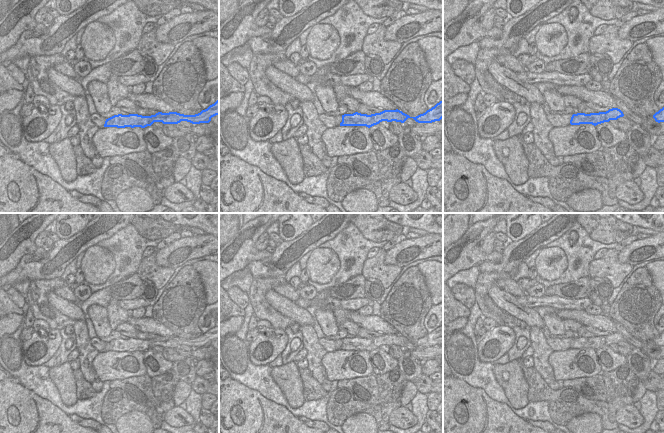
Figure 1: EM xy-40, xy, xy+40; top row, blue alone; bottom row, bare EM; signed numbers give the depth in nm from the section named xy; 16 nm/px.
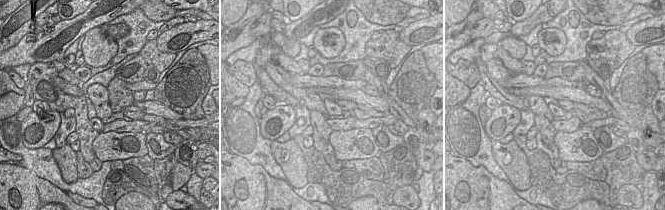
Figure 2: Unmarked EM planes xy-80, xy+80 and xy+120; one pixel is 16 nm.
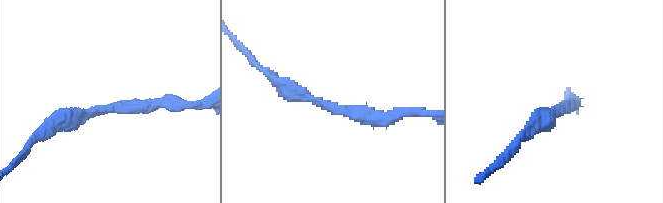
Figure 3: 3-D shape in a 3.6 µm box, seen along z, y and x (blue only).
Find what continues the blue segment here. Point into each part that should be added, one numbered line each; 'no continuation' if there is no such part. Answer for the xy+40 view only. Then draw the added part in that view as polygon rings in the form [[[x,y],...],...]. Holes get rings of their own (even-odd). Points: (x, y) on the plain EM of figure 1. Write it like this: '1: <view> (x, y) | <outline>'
no continuation

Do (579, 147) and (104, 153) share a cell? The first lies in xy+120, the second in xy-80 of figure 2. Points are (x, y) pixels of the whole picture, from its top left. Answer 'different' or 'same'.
same

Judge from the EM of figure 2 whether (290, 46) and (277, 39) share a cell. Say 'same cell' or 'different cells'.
same cell

